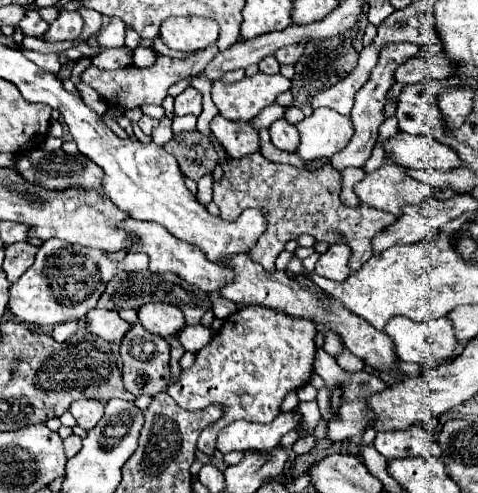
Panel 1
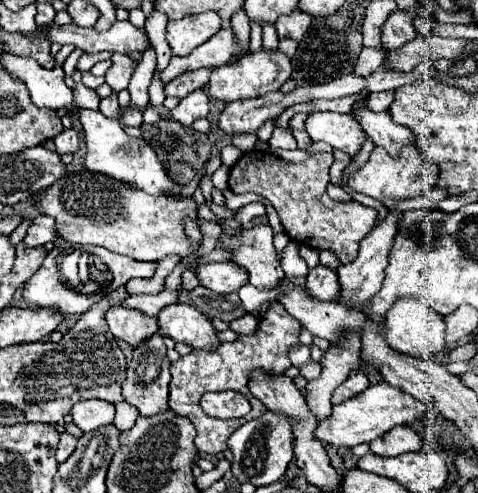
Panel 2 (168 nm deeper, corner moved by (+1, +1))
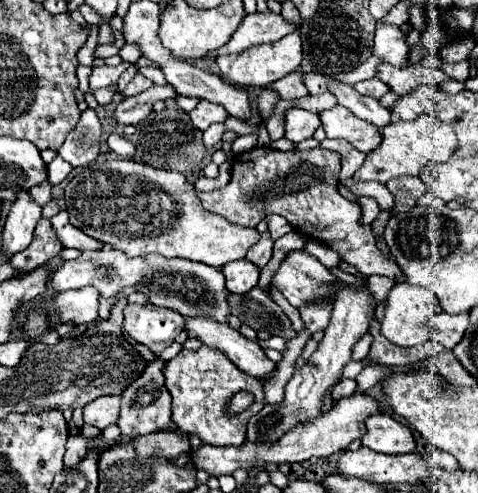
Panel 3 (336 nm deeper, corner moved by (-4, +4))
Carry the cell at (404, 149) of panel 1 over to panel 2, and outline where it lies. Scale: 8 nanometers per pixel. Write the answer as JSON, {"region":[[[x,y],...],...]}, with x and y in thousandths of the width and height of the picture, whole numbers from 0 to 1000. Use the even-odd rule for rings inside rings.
{"region":[[[757,211],[753,219],[741,223],[741,231],[745,231],[749,252],[766,268],[766,276],[778,280],[787,296],[808,300],[812,312],[833,312],[833,304],[841,304],[841,296],[870,284],[858,272],[858,264],[824,252],[812,227],[782,227],[766,211]]]}

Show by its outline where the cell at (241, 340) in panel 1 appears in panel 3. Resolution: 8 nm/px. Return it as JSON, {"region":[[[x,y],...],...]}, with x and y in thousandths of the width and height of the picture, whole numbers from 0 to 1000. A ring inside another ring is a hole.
{"region":[[[416,704],[412,712],[383,708],[358,732],[349,732],[345,748],[345,785],[362,805],[362,858],[391,878],[412,882],[425,899],[450,907],[496,907],[513,895],[513,862],[525,842],[542,838],[554,822],[554,801],[546,773],[500,753],[462,712],[441,704]],[[496,793],[525,793],[533,801],[533,817],[496,846],[471,846],[471,813]]]}

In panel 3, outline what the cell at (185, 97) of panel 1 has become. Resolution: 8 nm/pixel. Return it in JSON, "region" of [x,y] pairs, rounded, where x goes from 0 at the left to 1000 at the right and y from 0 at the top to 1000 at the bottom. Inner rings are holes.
{"region":[[[416,201],[412,217],[395,229],[400,245],[408,249],[412,262],[429,266],[441,249],[454,249],[454,245],[471,245],[475,241],[475,225],[471,217],[458,217],[454,209],[441,209],[441,205],[429,205],[429,201]]]}

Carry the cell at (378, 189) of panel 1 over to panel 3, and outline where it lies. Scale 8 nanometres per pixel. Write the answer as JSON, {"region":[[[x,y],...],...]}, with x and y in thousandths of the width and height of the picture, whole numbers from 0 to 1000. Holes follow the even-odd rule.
{"region":[[[881,233],[864,245],[826,241],[797,266],[797,274],[801,274],[797,294],[764,318],[759,335],[738,355],[743,367],[810,371],[814,363],[843,359],[843,355],[881,359],[889,335],[935,327],[956,298],[956,290],[952,290],[956,282],[952,282],[952,270],[944,266],[944,258],[935,258],[935,249],[910,241],[906,233]]]}

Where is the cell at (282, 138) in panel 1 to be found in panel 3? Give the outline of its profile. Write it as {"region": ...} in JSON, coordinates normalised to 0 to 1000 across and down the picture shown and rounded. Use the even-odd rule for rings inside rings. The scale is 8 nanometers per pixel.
{"region":[[[605,221],[600,225],[600,245],[596,245],[596,282],[609,290],[626,290],[634,282],[655,278],[659,262],[672,254],[667,233],[638,225],[638,221]]]}

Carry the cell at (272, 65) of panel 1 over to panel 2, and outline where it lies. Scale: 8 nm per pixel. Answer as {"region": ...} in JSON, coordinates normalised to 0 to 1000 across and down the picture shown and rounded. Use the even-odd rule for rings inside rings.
{"region":[[[552,49],[548,81],[552,81],[552,97],[582,97],[582,65],[573,49]]]}

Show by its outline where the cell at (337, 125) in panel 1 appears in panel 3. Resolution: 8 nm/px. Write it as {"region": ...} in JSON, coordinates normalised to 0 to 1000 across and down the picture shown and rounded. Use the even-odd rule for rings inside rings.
{"region":[[[701,213],[697,221],[676,225],[667,237],[672,237],[672,254],[676,254],[684,278],[722,282],[764,314],[776,310],[797,290],[793,262],[780,258],[776,249],[751,241],[747,233],[726,225],[726,217],[718,217],[718,213]]]}

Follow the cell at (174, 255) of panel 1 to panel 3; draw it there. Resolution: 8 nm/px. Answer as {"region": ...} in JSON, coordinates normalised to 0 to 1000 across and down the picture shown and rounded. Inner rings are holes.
{"region":[[[517,525],[467,538],[462,554],[471,558],[475,590],[483,590],[483,594],[517,594],[542,570],[542,542]]]}

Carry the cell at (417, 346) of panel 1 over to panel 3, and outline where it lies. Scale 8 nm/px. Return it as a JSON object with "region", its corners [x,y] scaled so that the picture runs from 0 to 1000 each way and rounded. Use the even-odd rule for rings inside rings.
{"region":[[[826,574],[826,582],[810,598],[810,627],[797,651],[797,680],[835,704],[864,704],[893,696],[902,688],[902,647],[923,635],[918,606],[902,590],[877,578]]]}

